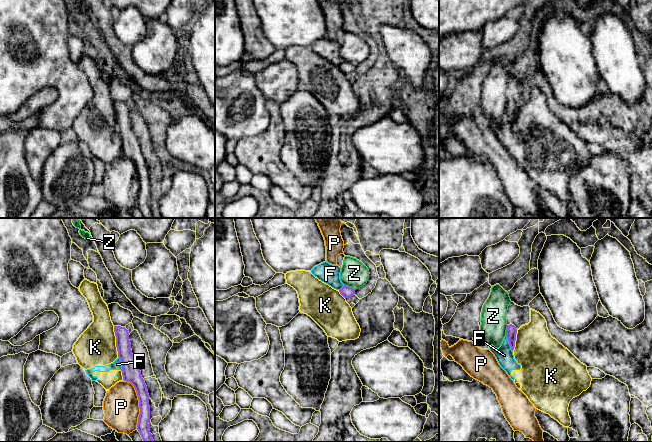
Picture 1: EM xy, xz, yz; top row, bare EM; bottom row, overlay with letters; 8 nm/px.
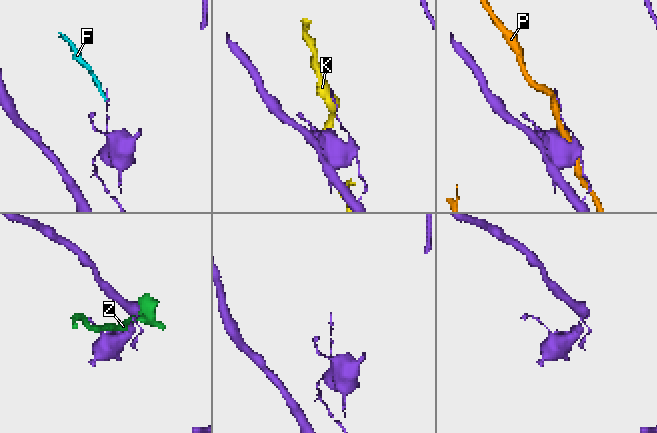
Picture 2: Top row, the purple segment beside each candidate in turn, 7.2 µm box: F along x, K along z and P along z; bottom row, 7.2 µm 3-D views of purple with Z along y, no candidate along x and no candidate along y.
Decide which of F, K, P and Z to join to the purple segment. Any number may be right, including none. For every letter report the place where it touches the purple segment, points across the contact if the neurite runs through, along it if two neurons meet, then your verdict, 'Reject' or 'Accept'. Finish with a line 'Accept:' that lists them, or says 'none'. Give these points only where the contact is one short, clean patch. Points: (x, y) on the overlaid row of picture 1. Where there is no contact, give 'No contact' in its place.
F: Touches purple at yz (509, 344). Boundary: yz (505, 336), (512, 352). Reject
K: Touches purple at xy (116, 341). Boundary: xy (113, 326), (118, 356). Reject
P: Touches purple at xy (139, 403). Reject
Z: Touches purple at xz (350, 287). Reject
Accept: none

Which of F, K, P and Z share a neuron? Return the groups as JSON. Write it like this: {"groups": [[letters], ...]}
{"groups": [["F", "K"], ["P"], ["Z"]]}

